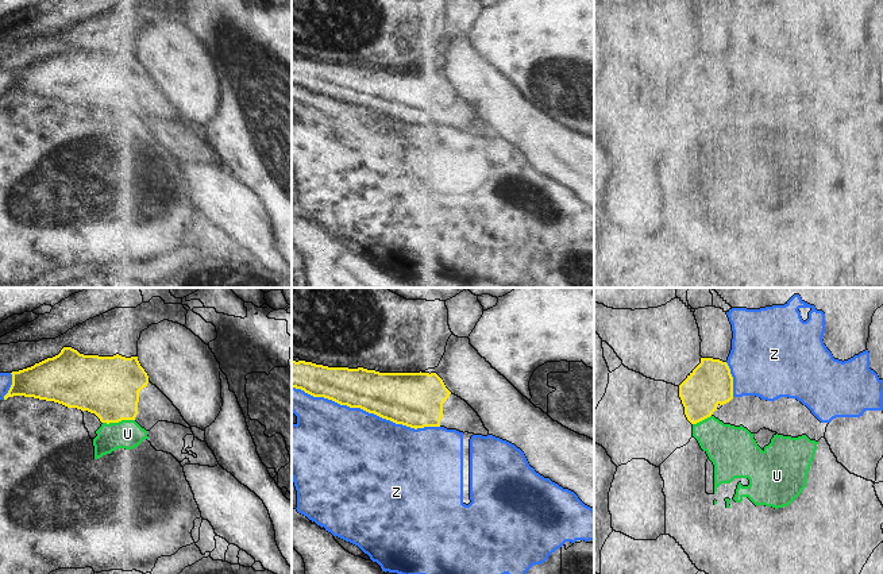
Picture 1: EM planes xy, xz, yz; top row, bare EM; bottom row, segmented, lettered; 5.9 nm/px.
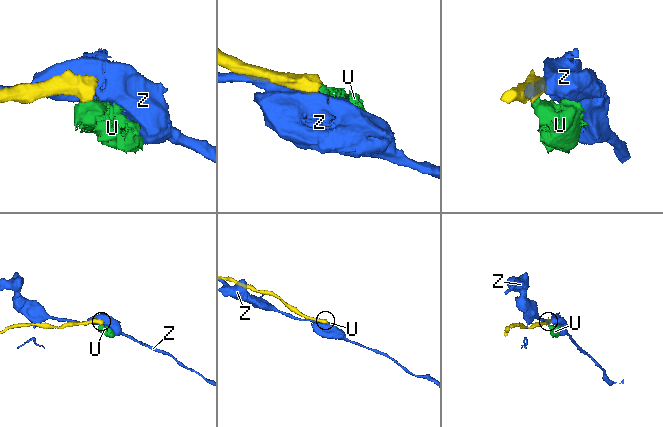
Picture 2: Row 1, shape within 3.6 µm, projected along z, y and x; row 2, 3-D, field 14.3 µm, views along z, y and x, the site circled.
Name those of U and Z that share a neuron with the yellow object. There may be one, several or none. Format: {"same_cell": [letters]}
{"same_cell": []}

